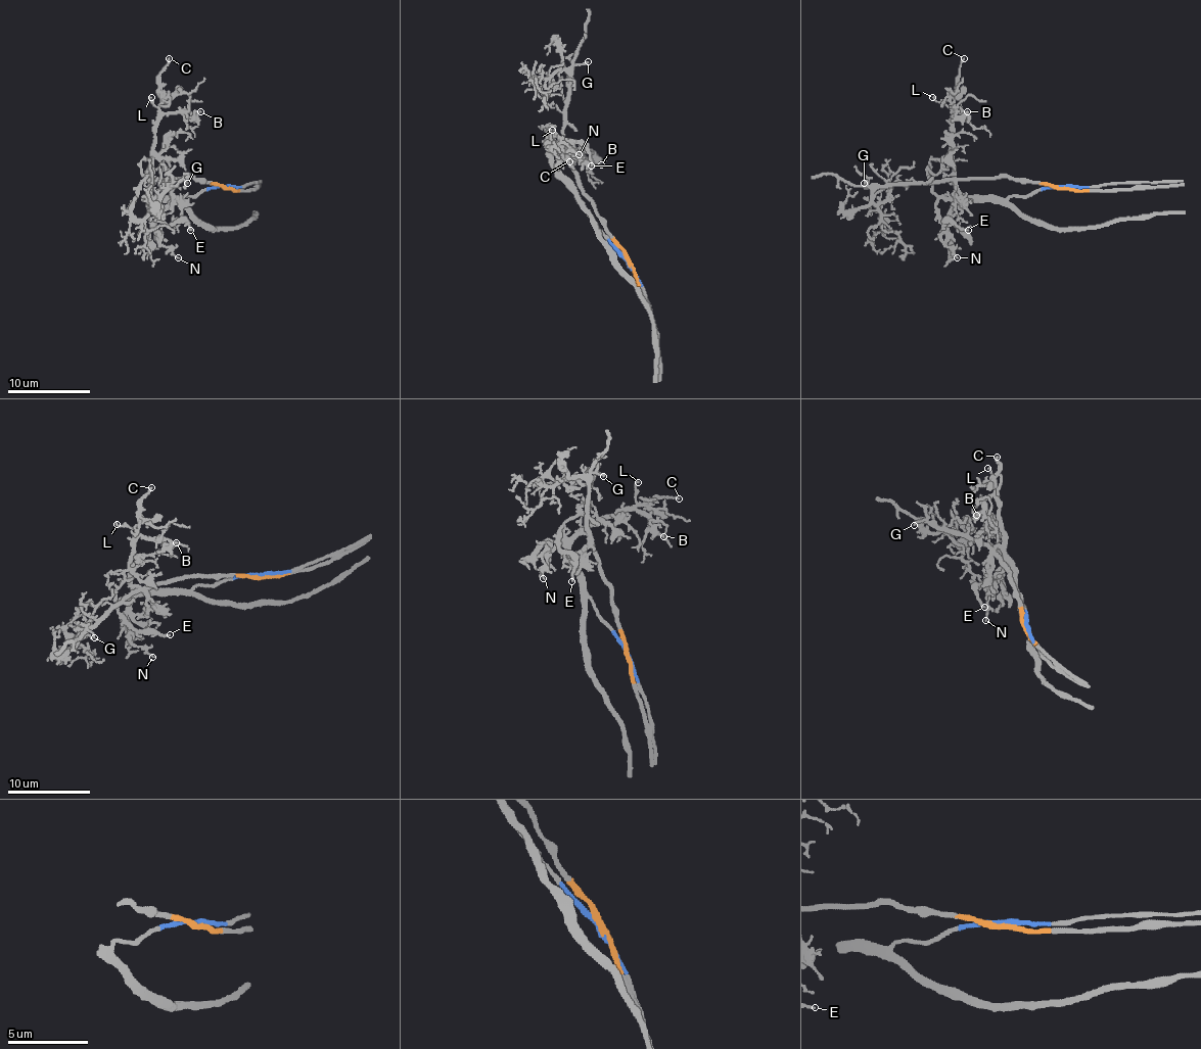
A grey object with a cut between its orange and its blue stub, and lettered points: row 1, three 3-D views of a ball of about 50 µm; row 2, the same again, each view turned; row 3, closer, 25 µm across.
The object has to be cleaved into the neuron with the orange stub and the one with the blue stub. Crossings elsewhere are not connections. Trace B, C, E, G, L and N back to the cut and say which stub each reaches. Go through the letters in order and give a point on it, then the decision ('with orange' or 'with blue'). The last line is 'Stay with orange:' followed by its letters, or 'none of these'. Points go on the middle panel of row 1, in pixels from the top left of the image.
B: (601, 164) | with blue
C: (569, 161) | with blue
E: (591, 165) | with blue
G: (588, 61) | with orange
L: (552, 130) | with blue
N: (579, 154) | with blue
Stay with orange: G

